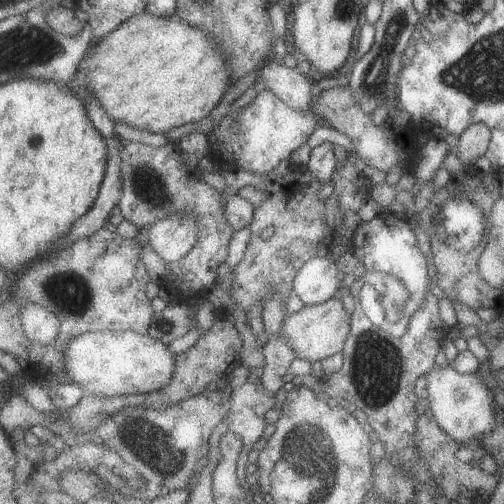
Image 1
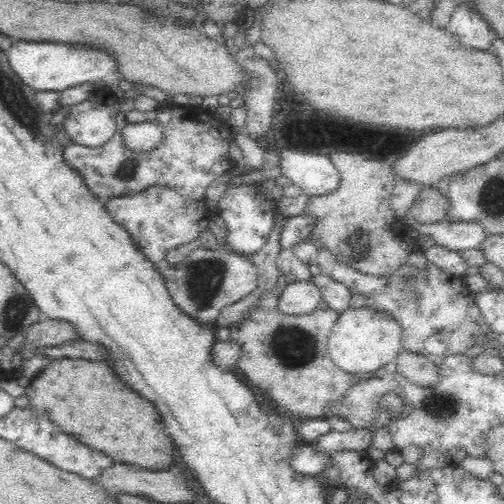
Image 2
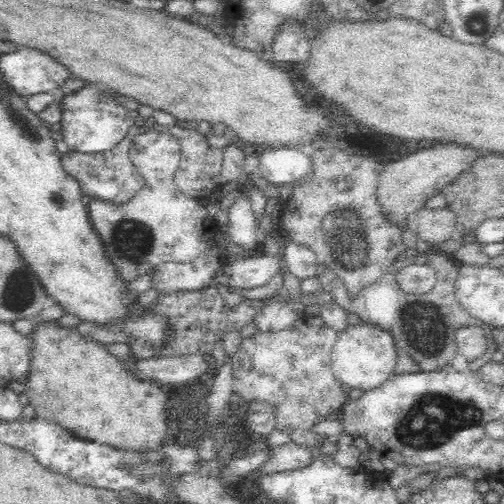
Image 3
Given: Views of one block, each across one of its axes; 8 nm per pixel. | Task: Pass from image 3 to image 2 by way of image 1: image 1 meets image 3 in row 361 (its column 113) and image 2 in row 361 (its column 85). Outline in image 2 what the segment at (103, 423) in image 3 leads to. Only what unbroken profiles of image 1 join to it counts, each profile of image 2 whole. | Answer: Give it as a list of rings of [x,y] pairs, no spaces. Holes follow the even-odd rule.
[[[60,358],[30,380],[28,398],[38,414],[48,416],[52,424],[88,448],[112,458],[114,464],[134,464],[152,472],[174,466],[172,450],[176,450],[176,446],[164,434],[158,410],[146,398],[128,390],[106,362]]]

